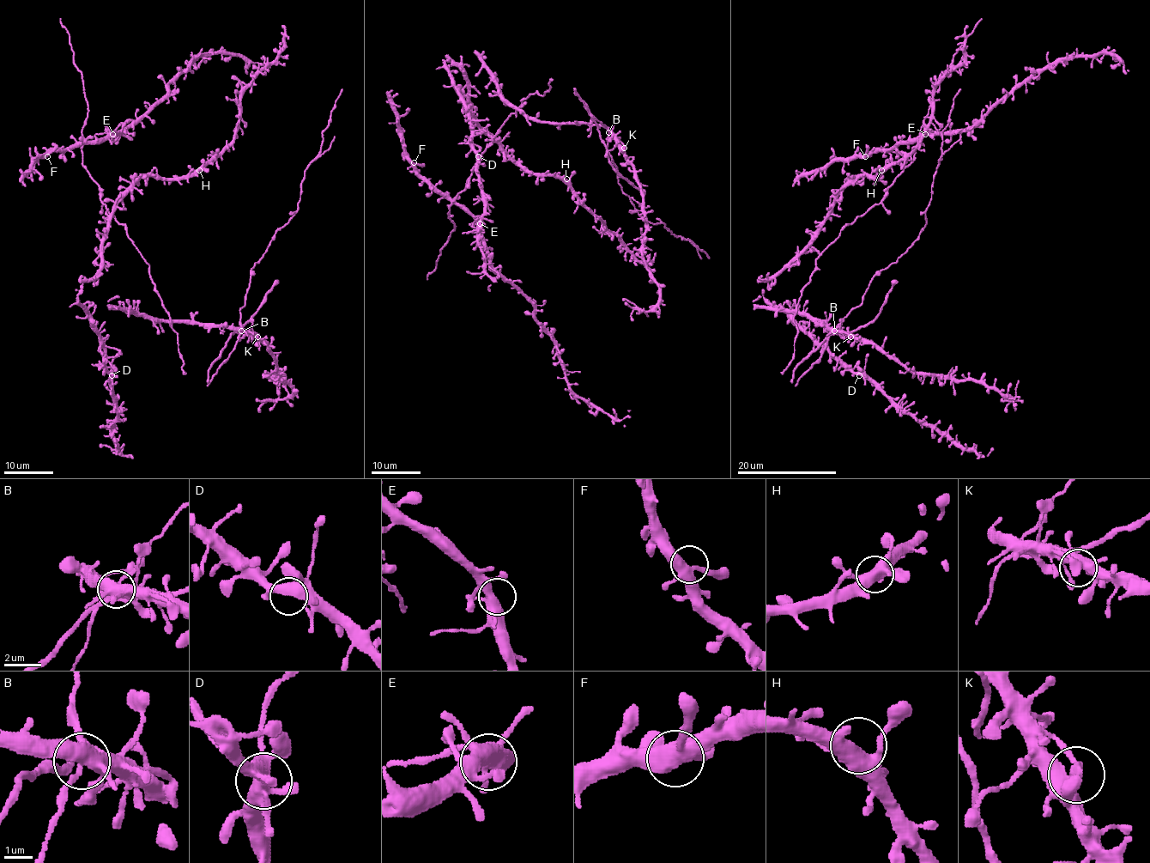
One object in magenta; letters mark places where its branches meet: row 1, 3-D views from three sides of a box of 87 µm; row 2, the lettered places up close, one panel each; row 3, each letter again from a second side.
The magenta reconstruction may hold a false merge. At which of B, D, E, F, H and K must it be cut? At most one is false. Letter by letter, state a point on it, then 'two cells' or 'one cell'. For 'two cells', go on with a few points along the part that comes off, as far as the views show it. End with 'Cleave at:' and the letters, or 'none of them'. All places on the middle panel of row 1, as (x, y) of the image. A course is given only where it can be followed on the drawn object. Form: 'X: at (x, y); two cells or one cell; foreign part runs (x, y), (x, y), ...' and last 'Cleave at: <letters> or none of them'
B: at (608, 132); one cell
D: at (478, 156); one cell
E: at (480, 223); one cell
F: at (414, 162); one cell
H: at (566, 179); one cell
K: at (624, 148); one cell
Cleave at: none of them

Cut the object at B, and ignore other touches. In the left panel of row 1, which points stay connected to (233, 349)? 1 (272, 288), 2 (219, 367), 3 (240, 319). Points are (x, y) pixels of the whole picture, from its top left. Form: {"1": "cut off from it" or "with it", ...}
{"1": "cut off from it", "2": "with it", "3": "with it"}

